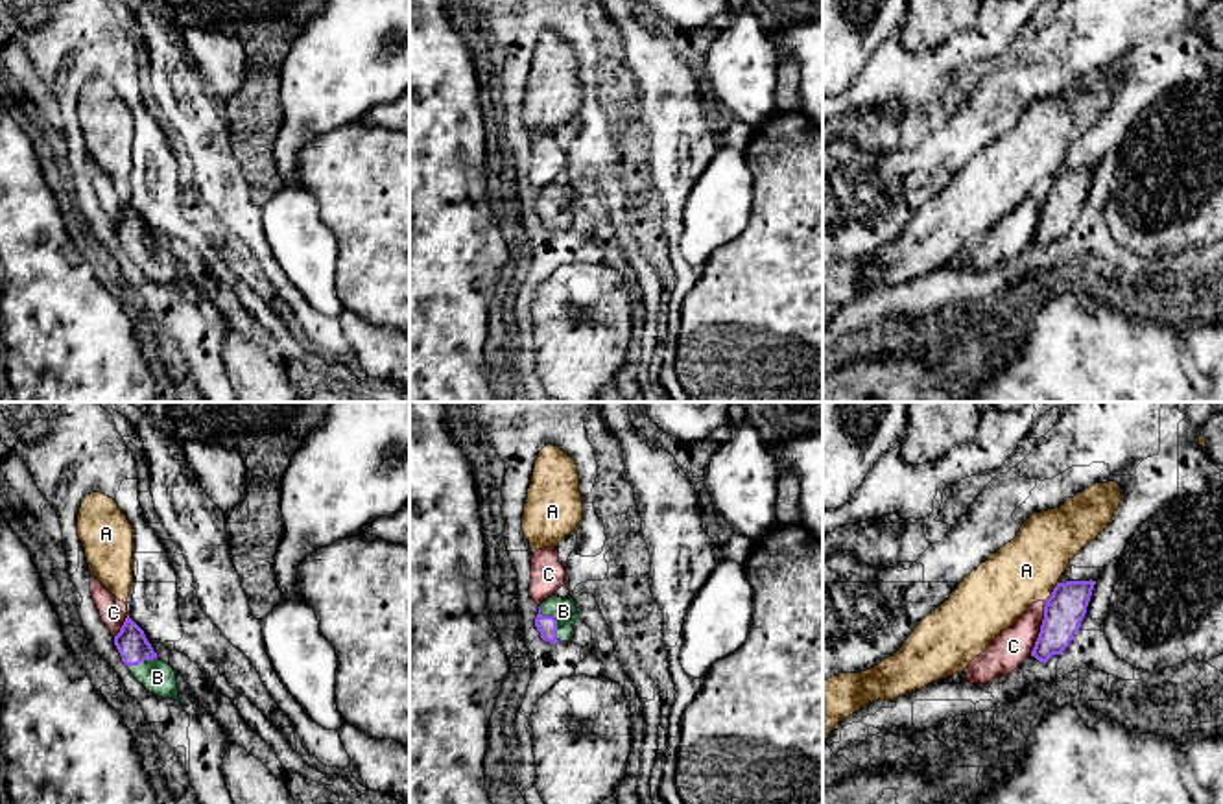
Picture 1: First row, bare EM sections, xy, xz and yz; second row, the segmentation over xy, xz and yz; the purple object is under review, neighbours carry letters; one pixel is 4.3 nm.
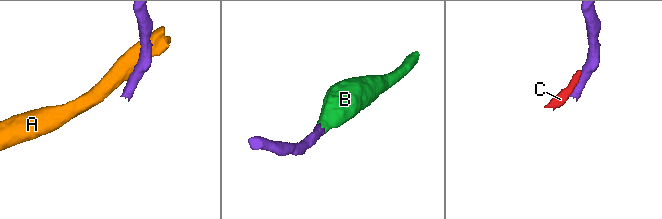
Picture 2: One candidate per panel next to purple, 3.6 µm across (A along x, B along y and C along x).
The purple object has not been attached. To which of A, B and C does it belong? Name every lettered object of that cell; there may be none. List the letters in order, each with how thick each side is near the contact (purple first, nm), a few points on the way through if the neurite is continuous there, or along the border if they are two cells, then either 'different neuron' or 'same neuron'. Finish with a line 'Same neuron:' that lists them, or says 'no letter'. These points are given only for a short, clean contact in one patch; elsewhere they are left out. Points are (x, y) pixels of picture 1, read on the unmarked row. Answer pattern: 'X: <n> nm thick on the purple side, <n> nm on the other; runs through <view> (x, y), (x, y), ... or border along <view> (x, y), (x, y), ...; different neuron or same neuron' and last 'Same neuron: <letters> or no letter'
A: 180 nm thick on the purple side, 280 nm on the other; different neuron
B: 90 nm thick on the purple side, 100 nm on the other; runs through xz (546, 212), (556, 207), (563, 198); same neuron
C: 180 nm thick on the purple side, 160 nm on the other; border along yz (1044, 189), (1044, 205), (1030, 240); different neuron
Same neuron: B

